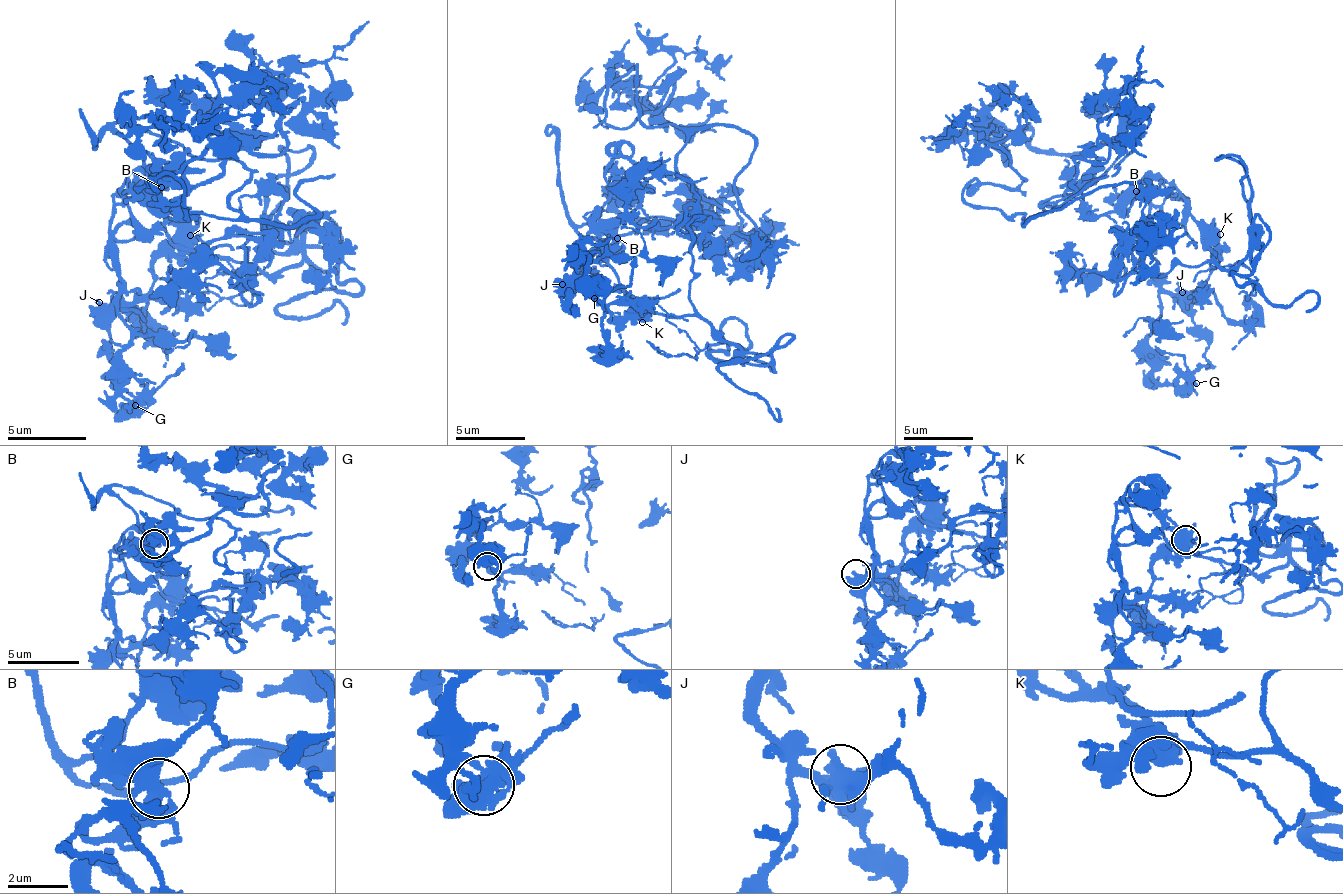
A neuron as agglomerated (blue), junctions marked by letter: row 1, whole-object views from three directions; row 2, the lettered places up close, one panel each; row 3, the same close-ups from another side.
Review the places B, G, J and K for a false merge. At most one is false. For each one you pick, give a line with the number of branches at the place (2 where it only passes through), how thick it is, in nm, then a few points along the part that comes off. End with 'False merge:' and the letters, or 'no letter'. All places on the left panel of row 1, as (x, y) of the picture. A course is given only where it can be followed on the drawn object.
False merge: no letter

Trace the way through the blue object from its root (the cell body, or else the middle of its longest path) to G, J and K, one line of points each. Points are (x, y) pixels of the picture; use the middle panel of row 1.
G: (587, 235), (625, 183), (639, 204), (618, 235), (594, 260), (573, 253), (590, 260), (580, 249), (594, 298)
J: (587, 235), (625, 183), (639, 204), (594, 260), (573, 253), (562, 284)
K: (587, 235), (580, 228), (601, 211), (607, 187), (625, 183), (639, 204), (594, 270), (632, 298), (642, 322)

